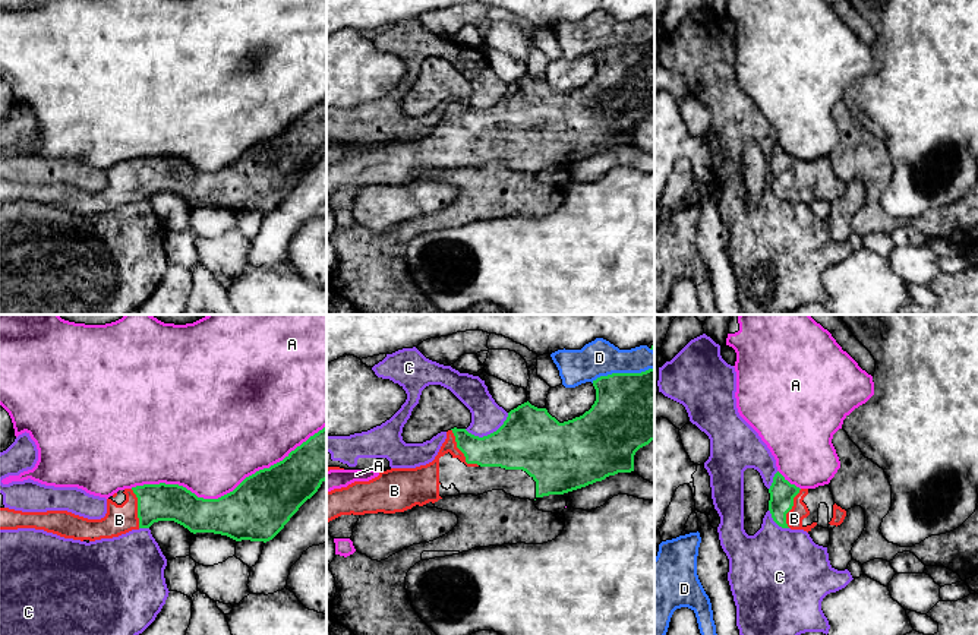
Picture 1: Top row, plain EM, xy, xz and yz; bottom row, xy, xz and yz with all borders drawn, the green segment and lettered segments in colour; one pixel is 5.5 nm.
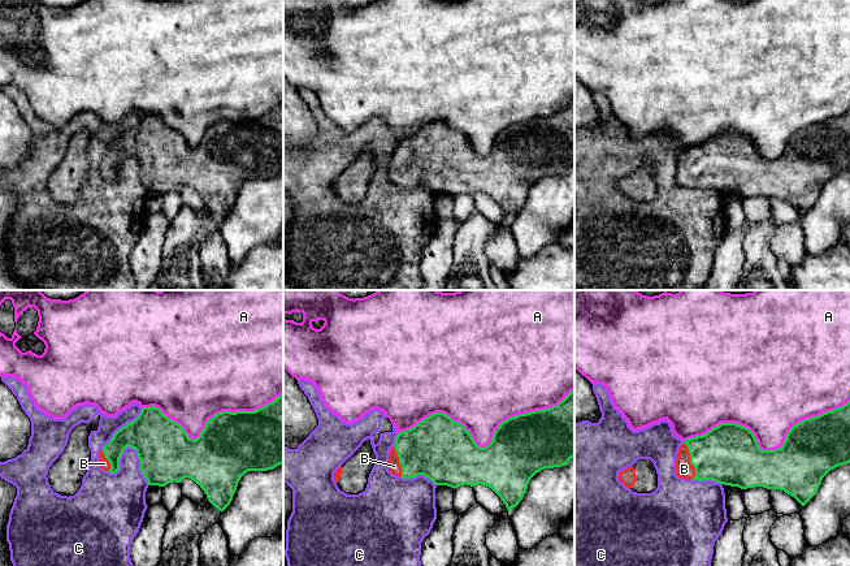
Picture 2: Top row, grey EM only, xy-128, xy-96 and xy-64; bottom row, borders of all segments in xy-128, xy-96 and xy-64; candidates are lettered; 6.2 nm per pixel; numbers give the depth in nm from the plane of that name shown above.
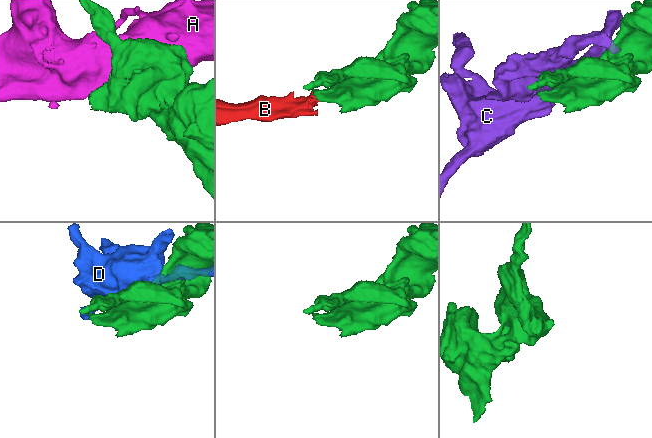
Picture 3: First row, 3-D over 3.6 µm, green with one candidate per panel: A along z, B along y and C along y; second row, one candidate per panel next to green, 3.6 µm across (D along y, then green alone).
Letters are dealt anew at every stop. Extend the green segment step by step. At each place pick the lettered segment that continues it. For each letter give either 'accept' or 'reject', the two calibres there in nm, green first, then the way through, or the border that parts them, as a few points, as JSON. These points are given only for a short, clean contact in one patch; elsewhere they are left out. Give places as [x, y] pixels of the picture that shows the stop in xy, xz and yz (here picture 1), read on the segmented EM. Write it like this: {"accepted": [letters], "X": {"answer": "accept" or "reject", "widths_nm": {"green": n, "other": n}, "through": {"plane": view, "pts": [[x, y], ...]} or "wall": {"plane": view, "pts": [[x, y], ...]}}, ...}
{"accepted": ["B"], "A": {"answer": "reject", "widths_nm": {"green": 340, "other": 480}}, "B": {"answer": "accept", "widths_nm": {"green": 220, "other": 160}, "through": {"plane": "xz", "pts": [[505, 448], [460, 449], [445, 449], [425, 479]]}}, "C": {"answer": "reject", "widths_nm": {"green": 340, "other": 180}}, "D": {"answer": "reject", "widths_nm": {"green": 400, "other": 200}}}

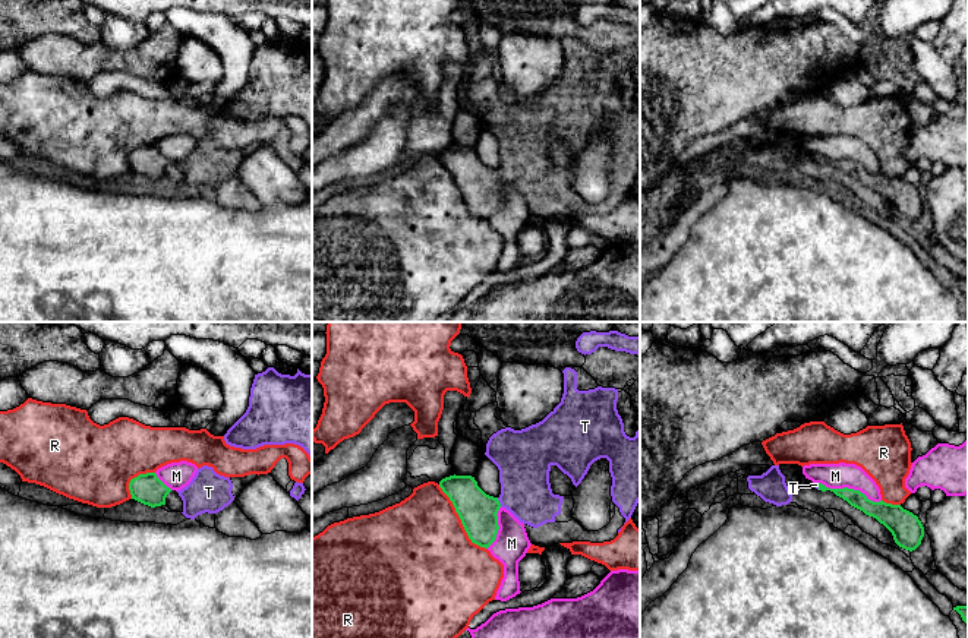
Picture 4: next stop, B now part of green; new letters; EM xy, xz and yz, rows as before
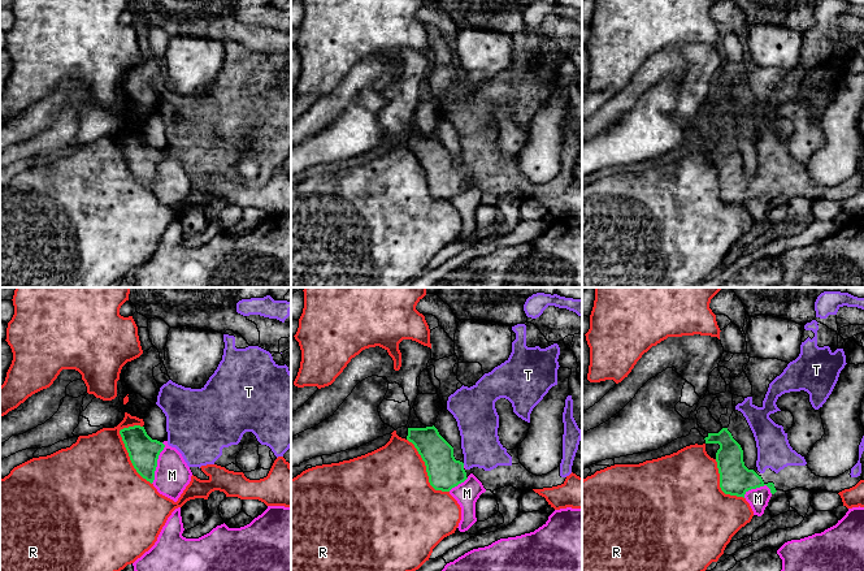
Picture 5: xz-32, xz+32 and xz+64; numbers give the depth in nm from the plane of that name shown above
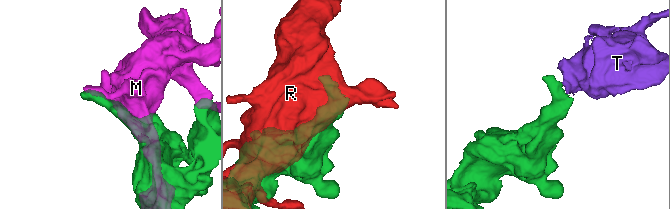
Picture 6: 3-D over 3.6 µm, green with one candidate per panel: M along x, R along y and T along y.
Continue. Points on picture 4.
{"accepted": ["T"], "M": {"answer": "reject", "widths_nm": {"green": 120, "other": 140}, "wall": {"plane": "yz", "pts": [[817, 482], [829, 488], [858, 489], [870, 499], [880, 501]]}}, "R": {"answer": "reject", "widths_nm": {"green": 220, "other": 480}}, "T": {"answer": "accept", "widths_nm": {"green": 220, "other": 280}, "through": {"plane": "xz", "pts": [[478, 511], [498, 502], [522, 479], [523, 464]]}}}

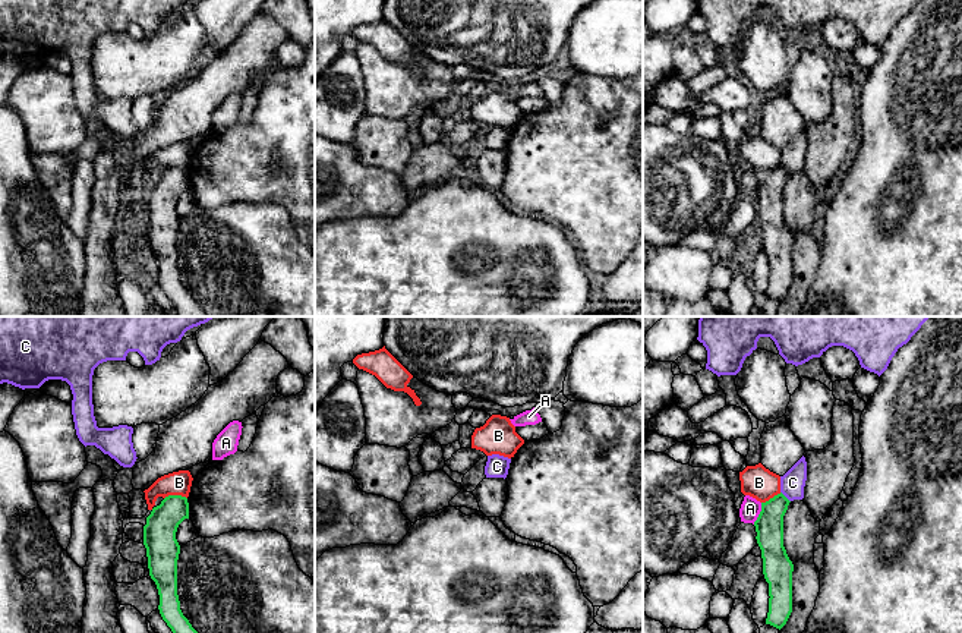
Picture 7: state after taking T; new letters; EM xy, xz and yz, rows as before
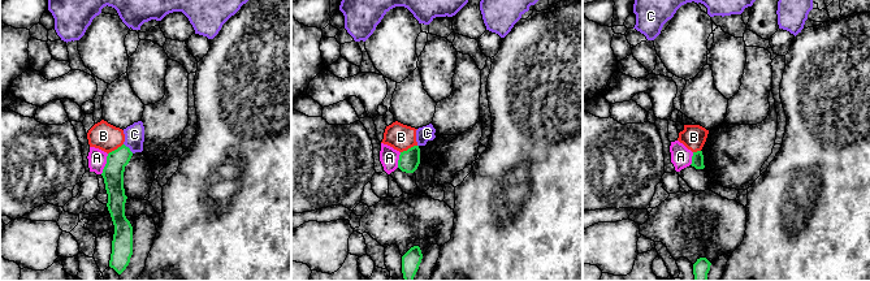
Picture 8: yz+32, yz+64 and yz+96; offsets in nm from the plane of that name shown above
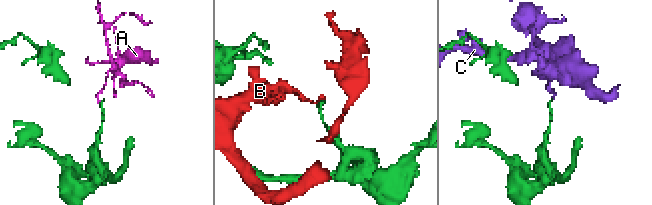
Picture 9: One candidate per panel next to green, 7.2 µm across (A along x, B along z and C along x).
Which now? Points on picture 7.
{"accepted": [], "A": {"answer": "reject", "widths_nm": {"green": 160, "other": 110}, "wall": {"plane": "yz", "pts": [[762, 503], [762, 510], [753, 523]]}}, "B": {"answer": "reject", "widths_nm": {"green": 180, "other": 130}, "wall": {"plane": "xy", "pts": [[186, 497], [167, 495], [164, 498]]}}, "C": {"answer": "reject", "widths_nm": {"green": 160, "other": 140}, "wall": {"plane": "yz", "pts": [[781, 491], [789, 501]]}}}

